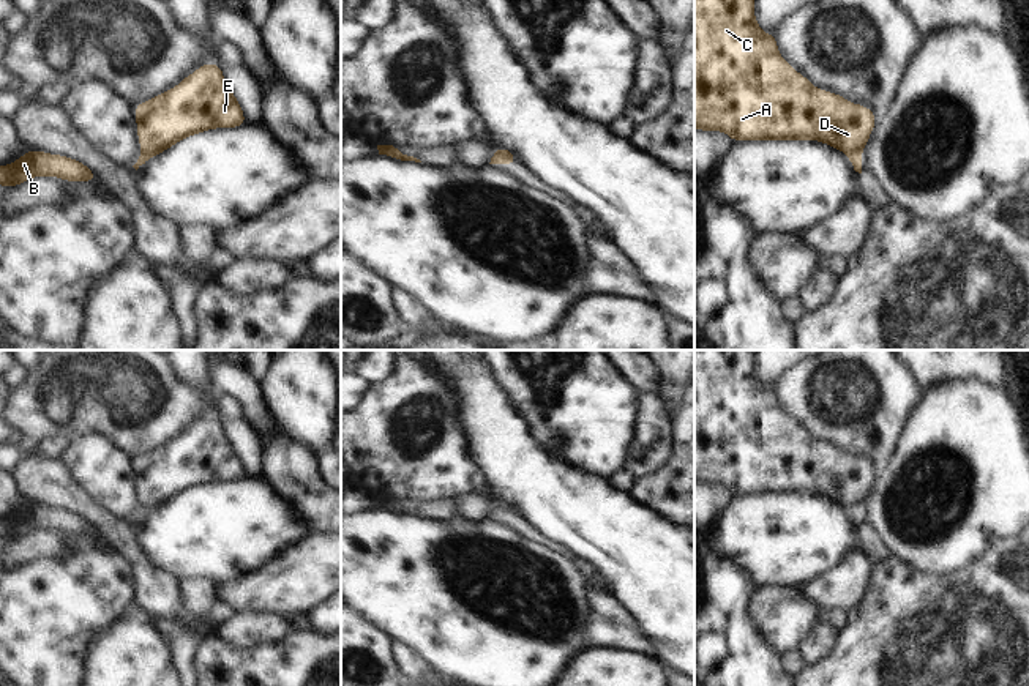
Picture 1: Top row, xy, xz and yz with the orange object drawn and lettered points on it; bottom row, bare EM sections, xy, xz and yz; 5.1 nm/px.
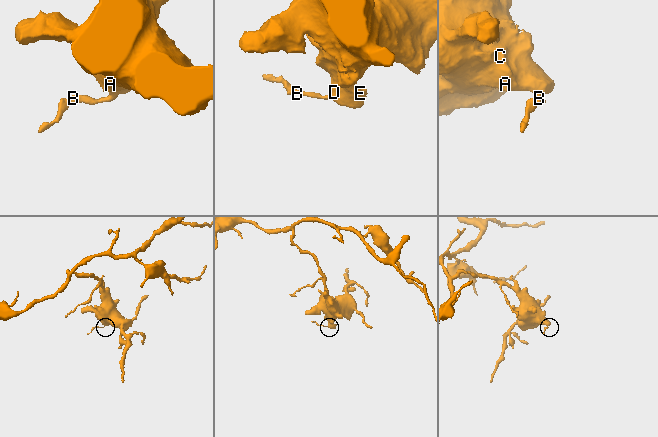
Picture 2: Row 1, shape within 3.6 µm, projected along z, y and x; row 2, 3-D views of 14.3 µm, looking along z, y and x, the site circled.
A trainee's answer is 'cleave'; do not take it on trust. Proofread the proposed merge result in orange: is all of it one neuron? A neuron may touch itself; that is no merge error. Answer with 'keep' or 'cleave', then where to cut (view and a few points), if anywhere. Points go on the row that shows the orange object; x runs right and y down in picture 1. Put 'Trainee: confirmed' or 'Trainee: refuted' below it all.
cleave | yz (860, 149), (848, 155)
Trainee: confirmed

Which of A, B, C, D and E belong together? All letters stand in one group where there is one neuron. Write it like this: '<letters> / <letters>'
A C D E / B

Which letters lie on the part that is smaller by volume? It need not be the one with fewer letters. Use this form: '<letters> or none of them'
B

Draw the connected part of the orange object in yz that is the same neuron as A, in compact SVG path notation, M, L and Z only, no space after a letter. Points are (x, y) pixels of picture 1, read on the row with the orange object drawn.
M694 0L694 128L723 131L737 140L821 140L848 156L863 150L876 115L838 93L816 88L783 60L776 35L767 35L754 19L756 0Z

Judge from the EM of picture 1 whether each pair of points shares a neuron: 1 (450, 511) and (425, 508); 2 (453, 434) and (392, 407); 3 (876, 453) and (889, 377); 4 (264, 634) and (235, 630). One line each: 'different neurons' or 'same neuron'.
1: same neuron
2: same neuron
3: same neuron
4: same neuron

